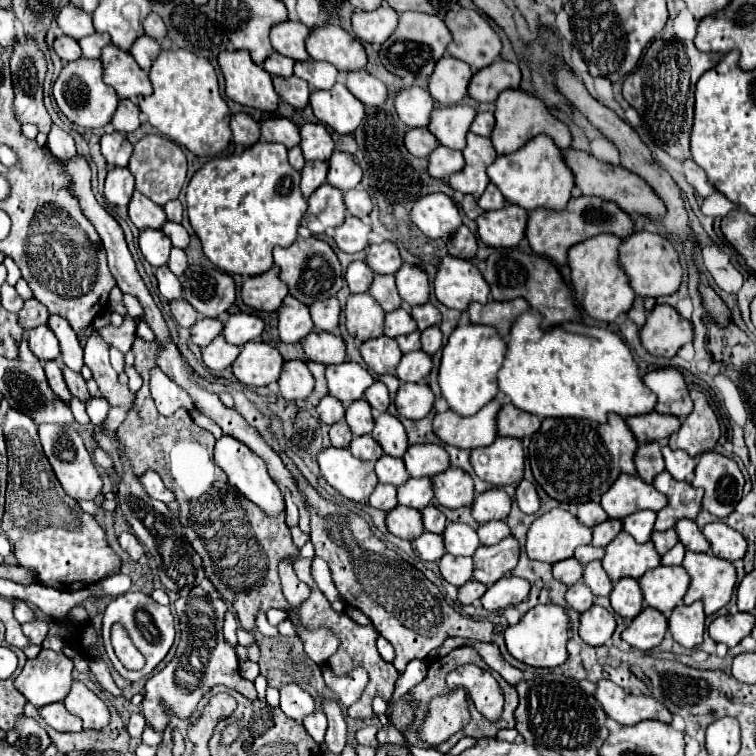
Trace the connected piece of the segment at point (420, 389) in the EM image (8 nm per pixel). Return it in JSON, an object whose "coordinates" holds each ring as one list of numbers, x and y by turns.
{"coordinates":[[403,383,395,395,395,407,405,419,423,419,433,407,433,391,427,383]]}

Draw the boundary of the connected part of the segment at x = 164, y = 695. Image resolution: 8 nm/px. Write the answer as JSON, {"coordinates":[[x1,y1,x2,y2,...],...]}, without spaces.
{"coordinates":[[195,587,175,601,175,613,181,627,181,643,173,661,149,677,145,685,145,699,141,703,141,711,153,729,165,731,169,727,171,715,191,721,197,711,197,703,215,685,227,685,251,701,257,699,255,685,239,675,239,659,235,655,235,649,223,639,225,611,227,607,223,599,209,595,203,587]]}

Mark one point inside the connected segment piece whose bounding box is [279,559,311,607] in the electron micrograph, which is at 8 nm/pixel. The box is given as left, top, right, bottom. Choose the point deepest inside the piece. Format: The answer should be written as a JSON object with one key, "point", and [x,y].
{"point":[296,591]}

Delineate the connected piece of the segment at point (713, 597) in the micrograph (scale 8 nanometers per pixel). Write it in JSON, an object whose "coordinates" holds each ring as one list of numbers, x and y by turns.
{"coordinates":[[687,551,683,567,691,577,689,591,683,599,687,605,703,601,705,613,711,615,729,603,737,583,735,567,731,561,713,557,711,553]]}

